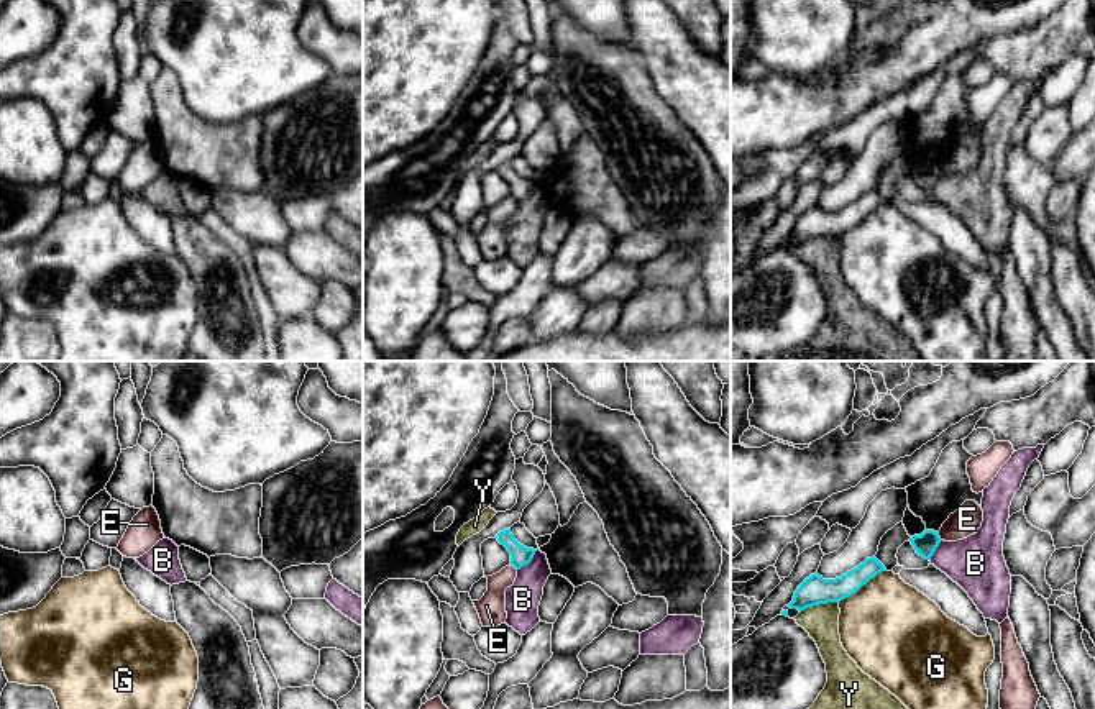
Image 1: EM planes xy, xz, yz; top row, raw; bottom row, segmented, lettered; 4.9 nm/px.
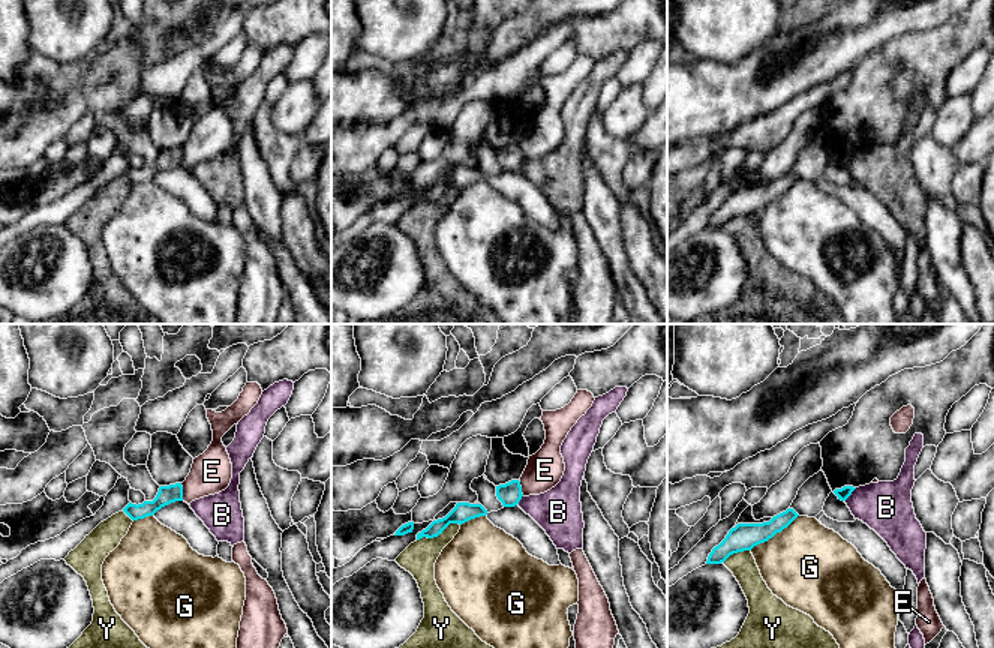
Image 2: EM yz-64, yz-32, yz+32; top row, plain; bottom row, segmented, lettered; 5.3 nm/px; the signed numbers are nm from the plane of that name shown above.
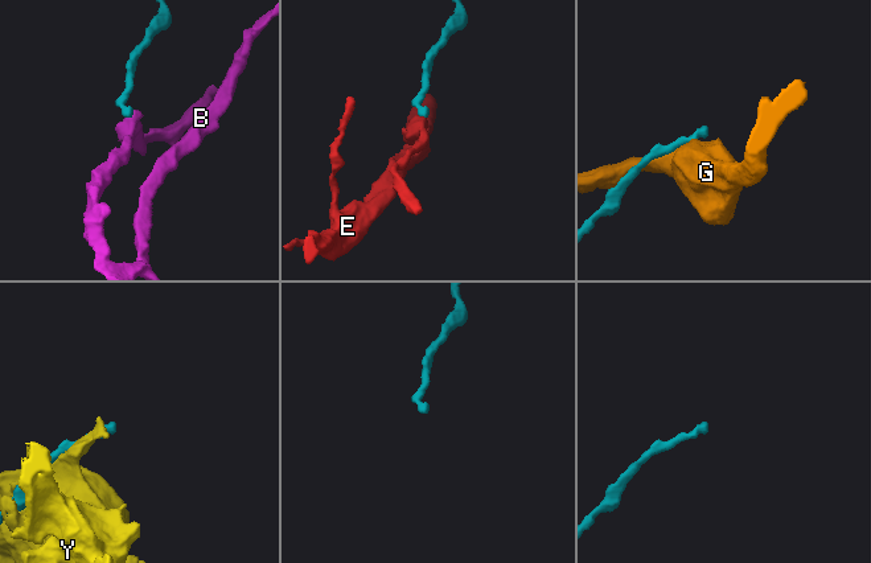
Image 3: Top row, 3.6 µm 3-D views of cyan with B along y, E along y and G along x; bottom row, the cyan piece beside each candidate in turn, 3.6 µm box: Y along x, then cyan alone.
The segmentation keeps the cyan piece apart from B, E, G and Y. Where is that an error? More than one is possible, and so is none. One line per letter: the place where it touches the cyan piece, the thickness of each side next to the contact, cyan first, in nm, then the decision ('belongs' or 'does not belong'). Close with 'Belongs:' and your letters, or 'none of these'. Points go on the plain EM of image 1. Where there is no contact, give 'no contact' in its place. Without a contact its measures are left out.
B: contact xz (529, 194); calibres 100 and 170 nm; does not belong
E: contact yz (938, 168); calibres 110 and 150 nm; does not belong
G: contact yz (862, 217); calibres 140 and 460 nm; does not belong
Y: contact yz (818, 237); calibres 140 and 170 nm; does not belong
Belongs: none of these

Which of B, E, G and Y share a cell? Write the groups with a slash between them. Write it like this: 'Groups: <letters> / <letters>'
Groups: B / E / G / Y

